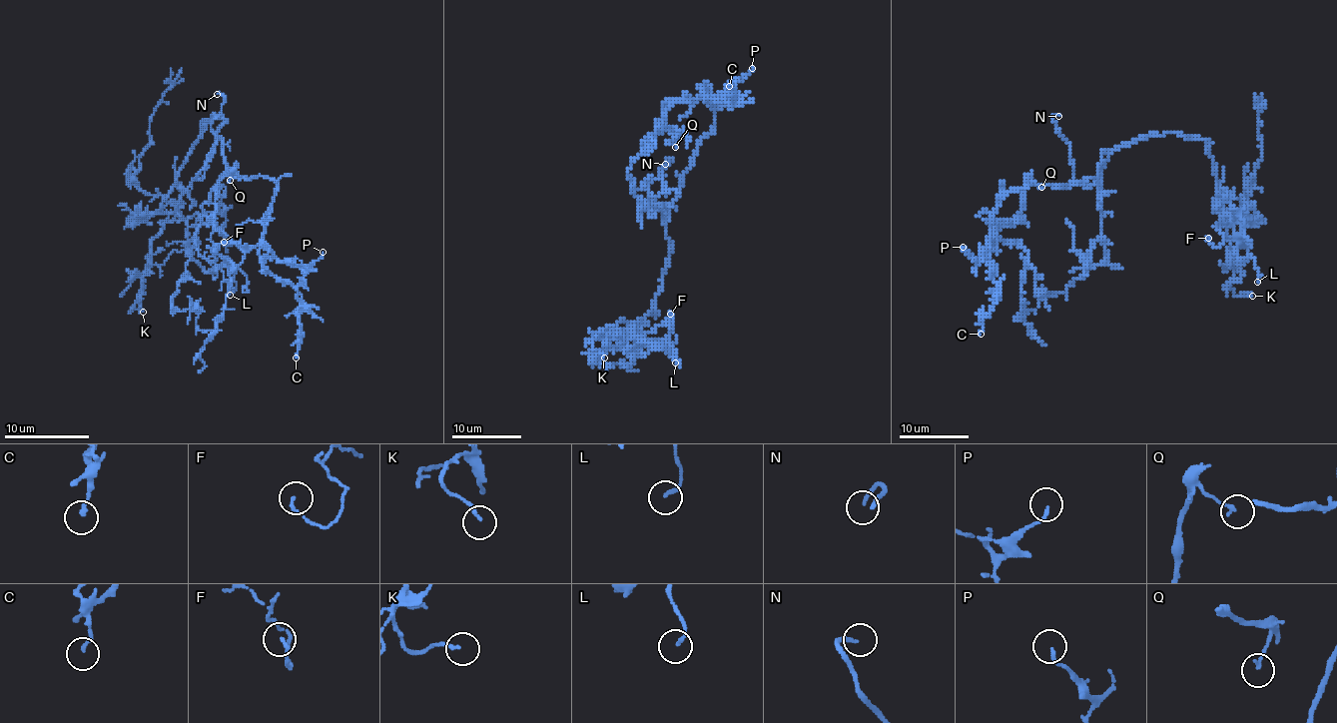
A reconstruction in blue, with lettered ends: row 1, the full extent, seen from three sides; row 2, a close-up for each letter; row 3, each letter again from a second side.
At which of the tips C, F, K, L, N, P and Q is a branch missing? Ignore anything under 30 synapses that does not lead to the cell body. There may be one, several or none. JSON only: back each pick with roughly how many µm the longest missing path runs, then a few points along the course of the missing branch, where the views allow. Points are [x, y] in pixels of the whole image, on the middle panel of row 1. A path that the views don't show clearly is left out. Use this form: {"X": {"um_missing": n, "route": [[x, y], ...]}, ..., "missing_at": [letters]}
{"N": {"um_missing": 40, "route": [[665, 164], [635, 210], [630, 203], [644, 173], [661, 155], [677, 128], [691, 82], [688, 72]]}, "missing_at": ["N"]}

